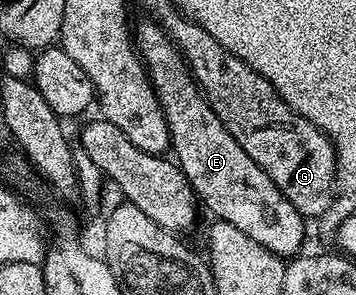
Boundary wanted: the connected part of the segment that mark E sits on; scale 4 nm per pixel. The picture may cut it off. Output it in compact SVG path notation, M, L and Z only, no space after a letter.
M150 18L144 21L144 24L134 25L133 43L141 53L143 67L151 77L155 96L169 126L170 151L175 152L174 159L191 183L198 203L202 207L204 204L215 220L224 220L229 226L237 226L237 230L245 230L253 242L261 242L261 246L275 256L294 257L303 244L304 216L281 194L281 190L277 190L273 178L269 178L269 174L241 150L237 138L225 130L221 118L217 118L203 97L183 62L183 55L167 33L156 21Z

